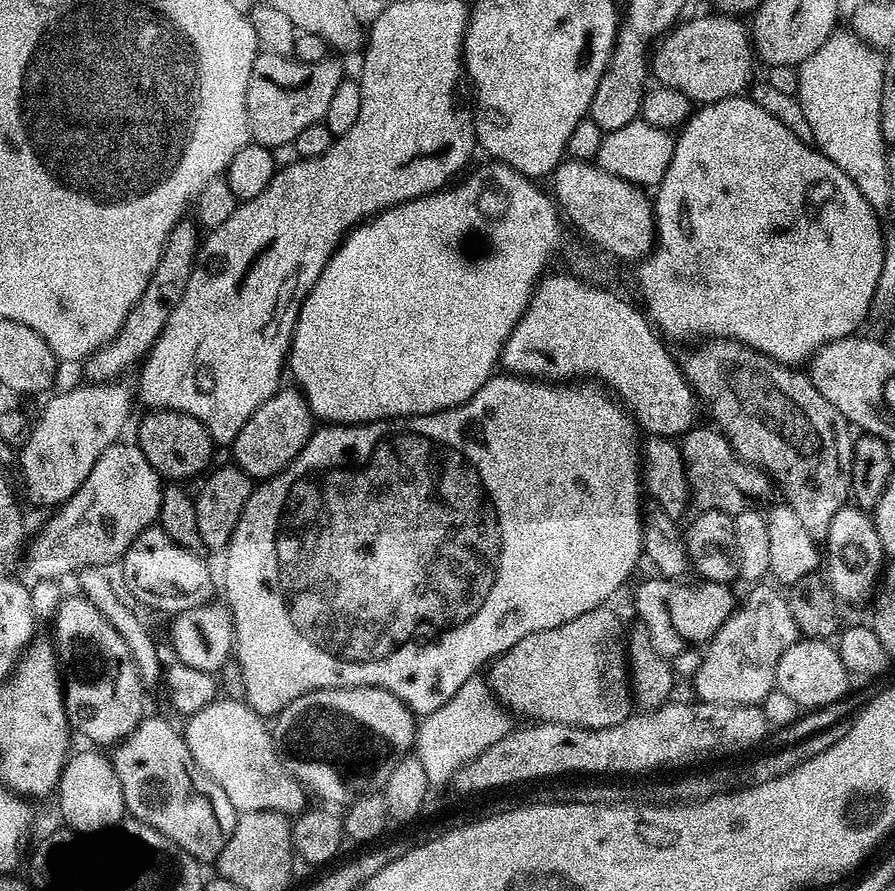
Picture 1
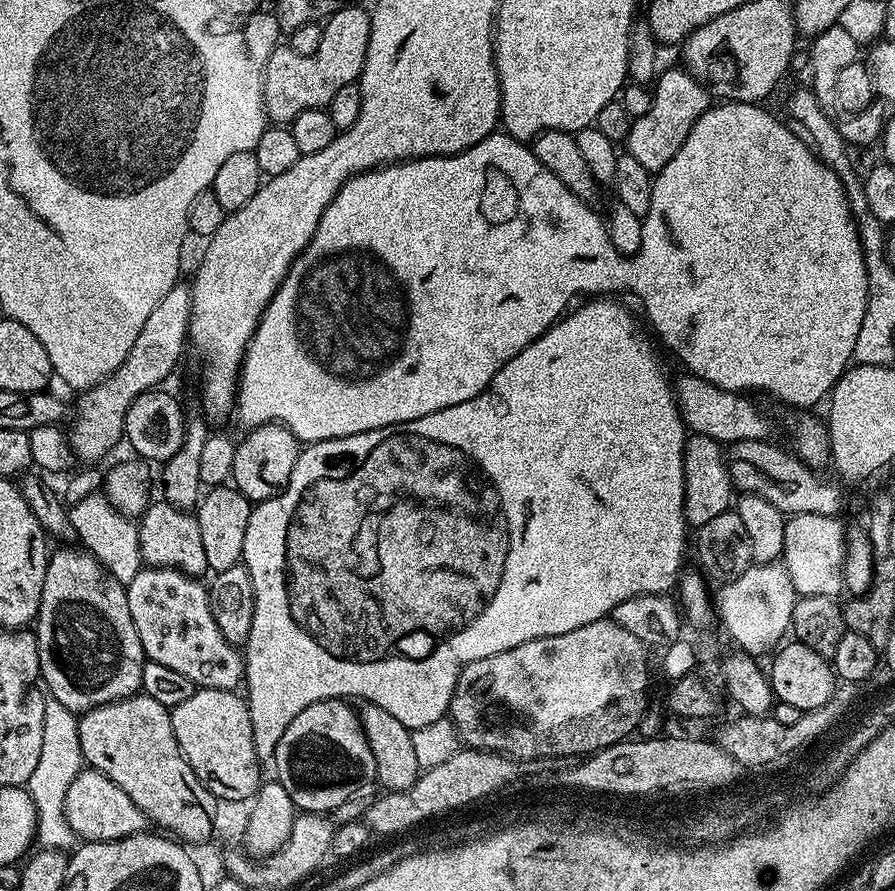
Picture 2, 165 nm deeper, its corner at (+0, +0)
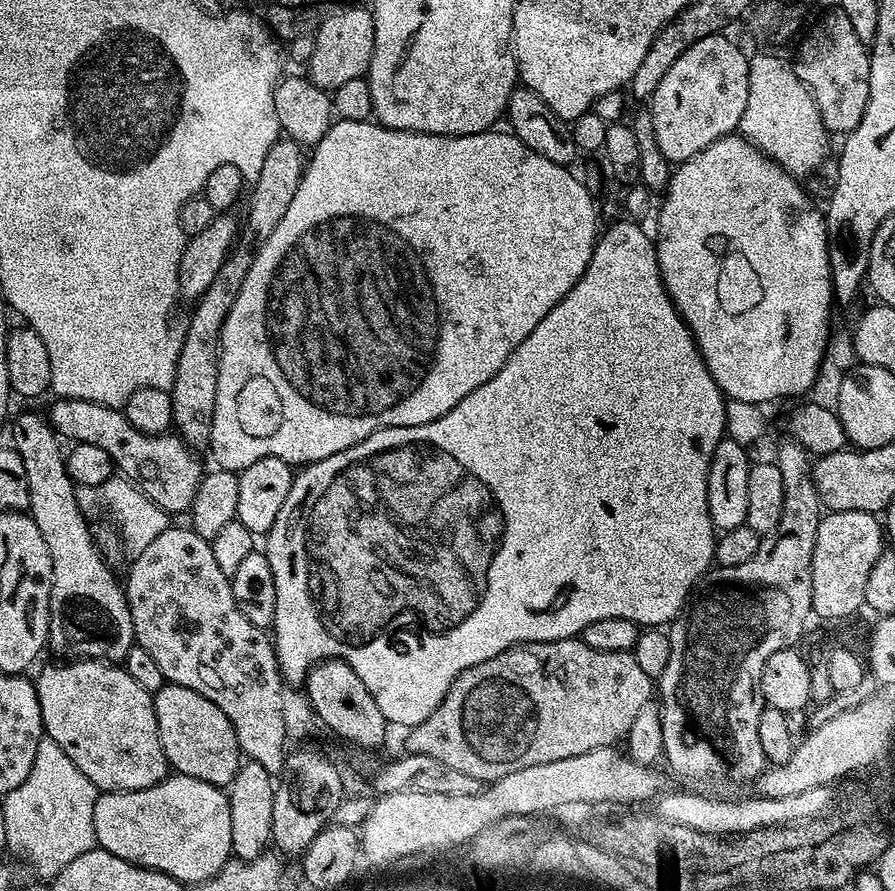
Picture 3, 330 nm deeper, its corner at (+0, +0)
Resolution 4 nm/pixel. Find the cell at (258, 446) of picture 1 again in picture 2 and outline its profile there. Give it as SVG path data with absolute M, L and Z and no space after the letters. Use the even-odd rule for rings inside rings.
M269 422L251 429L244 441L235 445L231 483L247 500L259 502L280 495L280 491L290 482L294 462L298 462L302 451L301 441L285 424Z

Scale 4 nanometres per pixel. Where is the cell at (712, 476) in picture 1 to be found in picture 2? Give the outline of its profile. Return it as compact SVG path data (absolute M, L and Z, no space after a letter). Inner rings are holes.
M747 440L731 445L728 473L733 489L743 494L753 492L758 498L778 506L778 510L788 516L798 514L822 514L839 517L844 508L845 489L839 483L819 480L817 469L803 464L791 451L783 452L778 445L768 440Z

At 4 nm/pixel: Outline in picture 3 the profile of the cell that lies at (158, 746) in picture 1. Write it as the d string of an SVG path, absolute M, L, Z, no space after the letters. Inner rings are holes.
M76 658L64 663L68 664L52 664L42 669L40 677L34 680L45 737L58 742L66 758L70 758L100 792L142 790L165 780L170 774L170 765L158 734L153 693L142 690L123 666L109 666L103 659Z

